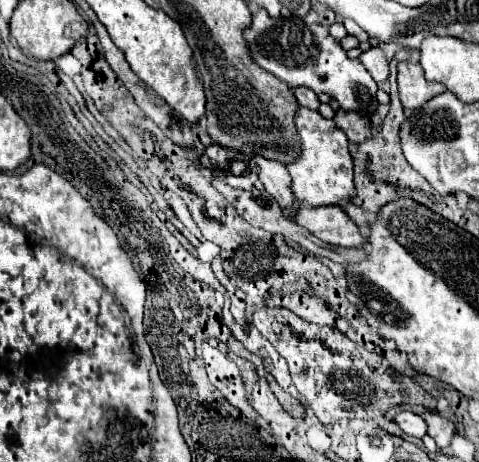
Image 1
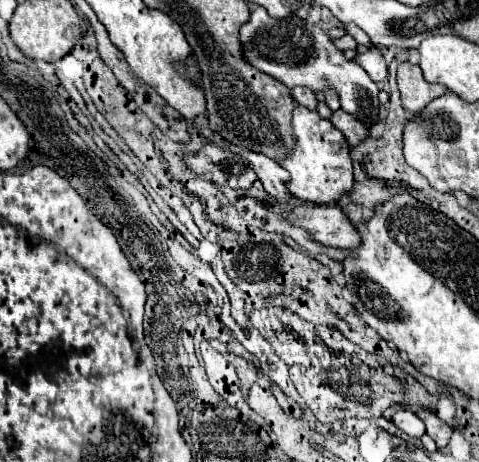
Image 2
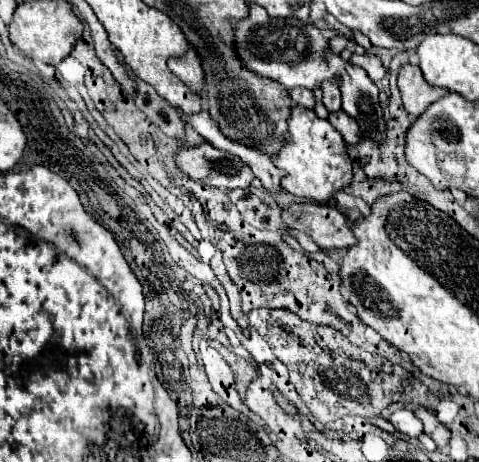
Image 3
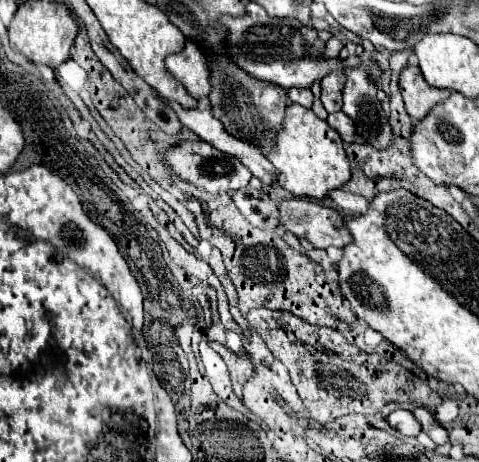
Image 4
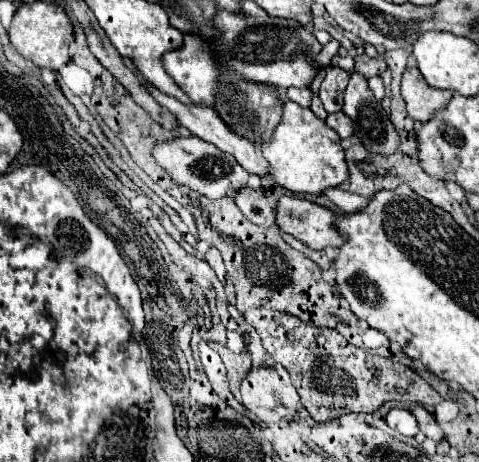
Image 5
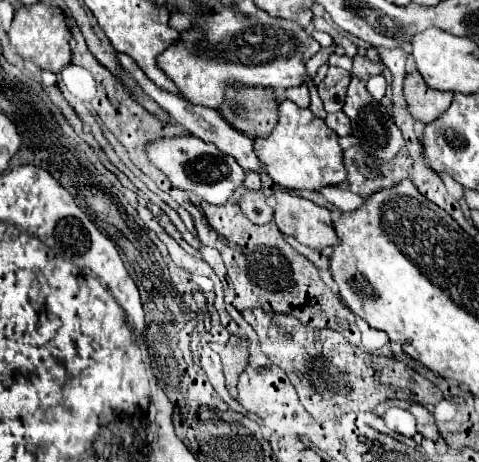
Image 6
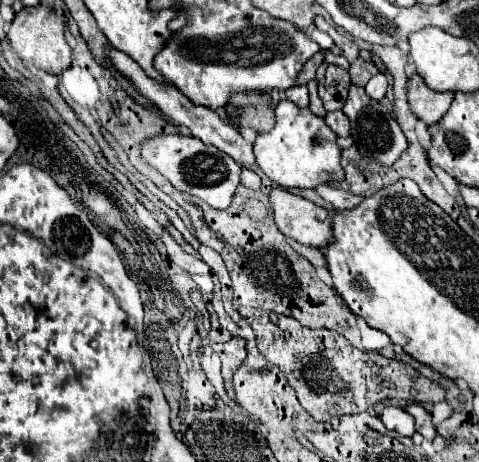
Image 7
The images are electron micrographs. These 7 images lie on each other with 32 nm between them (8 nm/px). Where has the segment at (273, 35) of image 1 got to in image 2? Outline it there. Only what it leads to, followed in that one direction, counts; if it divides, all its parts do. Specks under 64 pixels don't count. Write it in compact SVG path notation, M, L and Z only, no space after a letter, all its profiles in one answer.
M254 8L250 22L240 28L240 40L244 54L250 64L260 72L274 76L288 88L306 86L312 92L324 92L332 88L342 104L344 112L362 114L366 128L376 126L378 118L378 86L368 76L368 72L354 60L346 60L344 52L334 46L334 40L318 24L308 24L296 16L292 18L272 18L264 8Z

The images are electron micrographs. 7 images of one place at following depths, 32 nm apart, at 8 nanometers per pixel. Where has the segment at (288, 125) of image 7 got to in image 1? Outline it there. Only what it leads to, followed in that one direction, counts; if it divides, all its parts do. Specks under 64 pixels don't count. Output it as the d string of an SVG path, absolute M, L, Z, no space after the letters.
M300 108L296 112L296 126L302 138L302 154L296 162L288 164L294 196L314 208L340 206L342 202L350 202L356 196L356 190L352 182L354 164L348 152L346 134L336 126L334 120L328 120L320 116L320 112L308 108Z

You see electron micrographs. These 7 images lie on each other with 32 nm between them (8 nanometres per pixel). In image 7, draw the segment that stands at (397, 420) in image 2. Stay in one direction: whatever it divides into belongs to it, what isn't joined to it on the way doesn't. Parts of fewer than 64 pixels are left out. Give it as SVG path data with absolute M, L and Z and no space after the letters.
M398 406L384 408L380 418L382 418L382 422L384 422L384 426L388 430L394 430L394 432L398 432L402 436L412 436L416 432L414 430L414 418L406 410L402 410Z

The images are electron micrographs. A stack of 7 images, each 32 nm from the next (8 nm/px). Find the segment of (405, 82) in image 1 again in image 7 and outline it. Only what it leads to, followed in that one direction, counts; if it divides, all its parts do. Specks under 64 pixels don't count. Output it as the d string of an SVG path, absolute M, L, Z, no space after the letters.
M418 74L408 78L406 96L408 96L410 110L418 116L418 120L426 124L436 124L436 120L444 116L444 112L450 108L454 100L454 92L430 90Z

